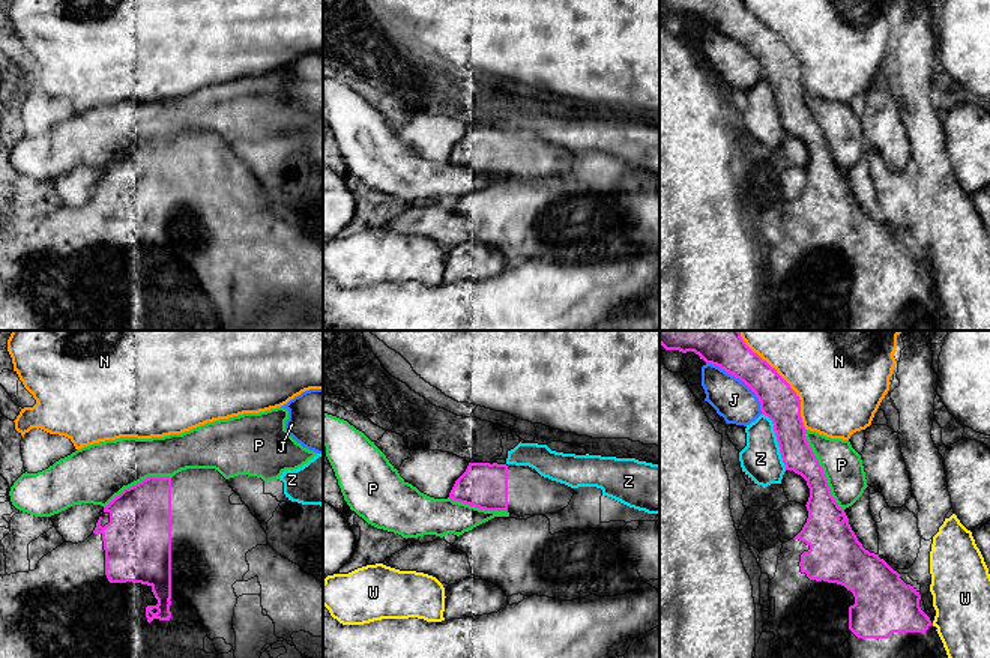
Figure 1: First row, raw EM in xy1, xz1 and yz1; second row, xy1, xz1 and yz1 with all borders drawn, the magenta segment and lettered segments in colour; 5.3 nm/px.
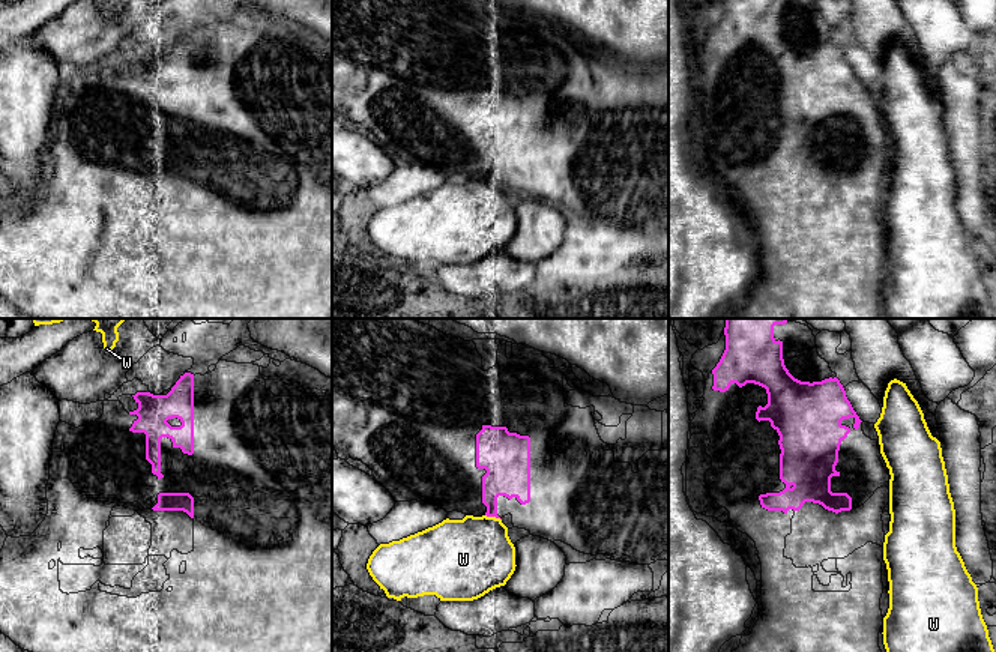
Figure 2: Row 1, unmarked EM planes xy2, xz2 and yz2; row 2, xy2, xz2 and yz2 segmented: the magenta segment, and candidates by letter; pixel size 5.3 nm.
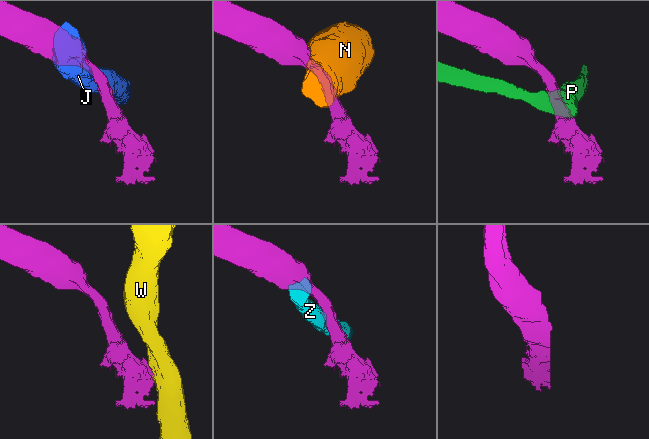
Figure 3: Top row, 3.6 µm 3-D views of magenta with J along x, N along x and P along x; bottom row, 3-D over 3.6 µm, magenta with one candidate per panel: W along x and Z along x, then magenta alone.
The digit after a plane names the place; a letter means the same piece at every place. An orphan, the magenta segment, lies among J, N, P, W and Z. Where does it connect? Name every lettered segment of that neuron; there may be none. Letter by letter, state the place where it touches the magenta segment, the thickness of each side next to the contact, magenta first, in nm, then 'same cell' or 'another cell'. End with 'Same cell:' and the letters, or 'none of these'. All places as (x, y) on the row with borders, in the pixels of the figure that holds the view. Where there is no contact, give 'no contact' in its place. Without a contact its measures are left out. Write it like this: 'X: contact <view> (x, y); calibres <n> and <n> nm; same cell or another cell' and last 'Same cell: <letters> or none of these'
J: contact yz1 (741, 380); calibres 240 and 220 nm; another cell
N: contact yz1 (783, 379); calibres 200 and 500 nm; another cell
P: contact yz1 (822, 470); calibres 180 and 220 nm; another cell
W: contact xz2 (493, 516); calibres 240 and 420 nm; another cell
Z: contact yz1 (777, 440); calibres 200 and 220 nm; another cell
Same cell: none of these

